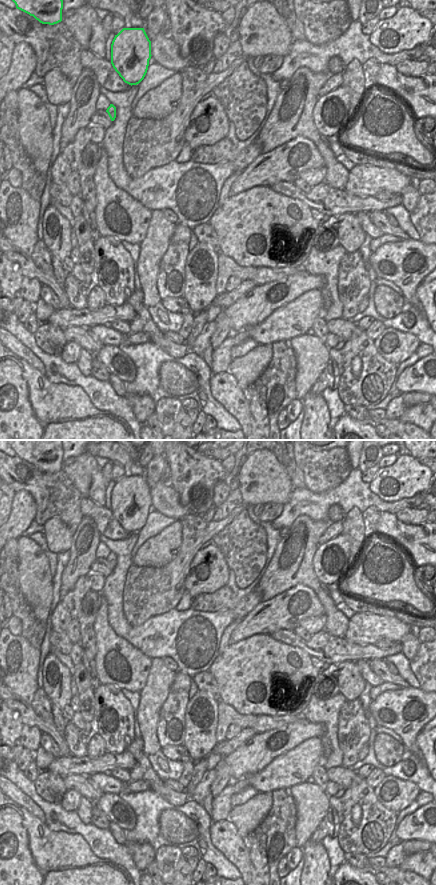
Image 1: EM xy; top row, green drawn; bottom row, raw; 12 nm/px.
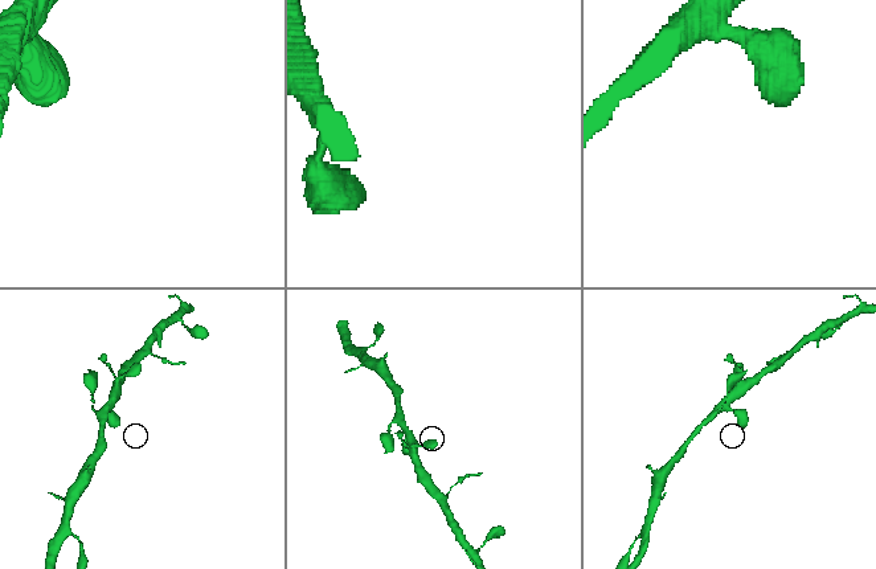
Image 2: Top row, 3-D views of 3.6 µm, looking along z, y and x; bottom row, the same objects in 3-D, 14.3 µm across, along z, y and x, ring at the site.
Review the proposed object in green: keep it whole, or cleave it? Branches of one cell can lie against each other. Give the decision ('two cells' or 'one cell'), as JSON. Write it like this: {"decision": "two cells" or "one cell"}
{"decision": "one cell"}

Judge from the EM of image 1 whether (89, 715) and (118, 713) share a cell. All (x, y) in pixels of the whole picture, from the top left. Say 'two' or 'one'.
two

